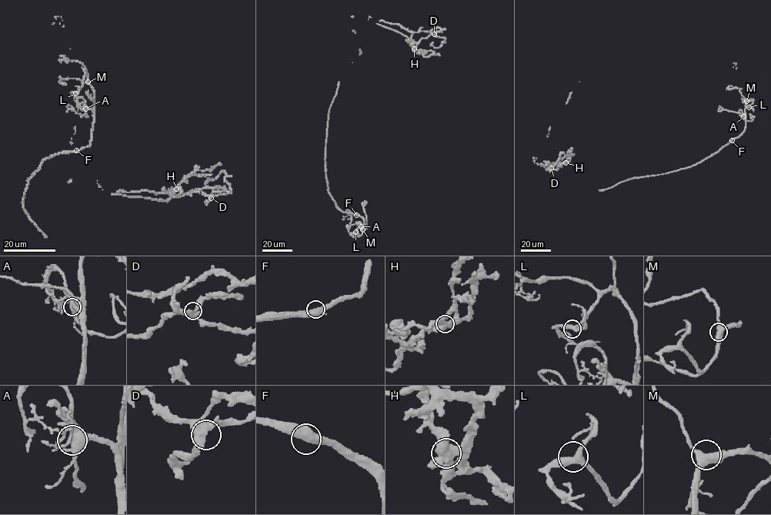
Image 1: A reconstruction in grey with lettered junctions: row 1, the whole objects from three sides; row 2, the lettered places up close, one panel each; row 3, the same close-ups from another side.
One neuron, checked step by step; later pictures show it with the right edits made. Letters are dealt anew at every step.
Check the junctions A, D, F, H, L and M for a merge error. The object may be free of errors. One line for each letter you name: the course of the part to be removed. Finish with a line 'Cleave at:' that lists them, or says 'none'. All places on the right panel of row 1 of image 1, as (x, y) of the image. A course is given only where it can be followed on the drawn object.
H: foreign part runs (565, 162), (559, 165), (555, 162), (552, 166), (561, 152), (564, 153), (565, 157), (559, 156)
Cleave at: H

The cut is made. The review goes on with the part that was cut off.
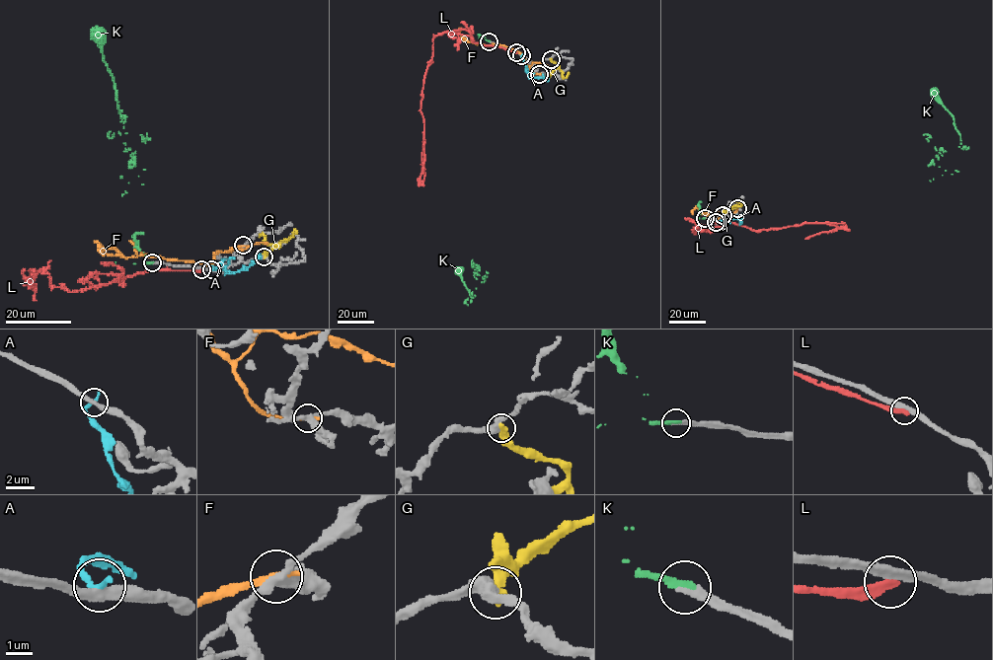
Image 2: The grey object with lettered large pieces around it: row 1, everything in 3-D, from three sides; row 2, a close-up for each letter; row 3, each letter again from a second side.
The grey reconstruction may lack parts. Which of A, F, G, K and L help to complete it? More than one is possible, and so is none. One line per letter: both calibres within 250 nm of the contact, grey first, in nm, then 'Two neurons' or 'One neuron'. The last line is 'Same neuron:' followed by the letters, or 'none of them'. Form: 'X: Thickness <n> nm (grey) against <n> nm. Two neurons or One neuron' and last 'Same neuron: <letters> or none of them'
A: Thickness 360 nm (grey) against 280 nm. Two neurons
F: Thickness 340 nm (grey) against 320 nm. Two neurons
G: Thickness 460 nm (grey) against 360 nm. Two neurons
K: Thickness 240 nm (grey) against 300 nm. One neuron
L: Thickness 340 nm (grey) against 280 nm. Two neurons
Same neuron: K

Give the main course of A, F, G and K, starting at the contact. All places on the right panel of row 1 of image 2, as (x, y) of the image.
A: (719, 221), (727, 222), (737, 215), (740, 223), (744, 213)
F: (737, 208), (715, 218), (702, 214), (697, 207), (692, 214)
G: (723, 214), (728, 208), (740, 205), (735, 201)
K: (704, 218), (929, 180), (701, 201), (700, 212)

